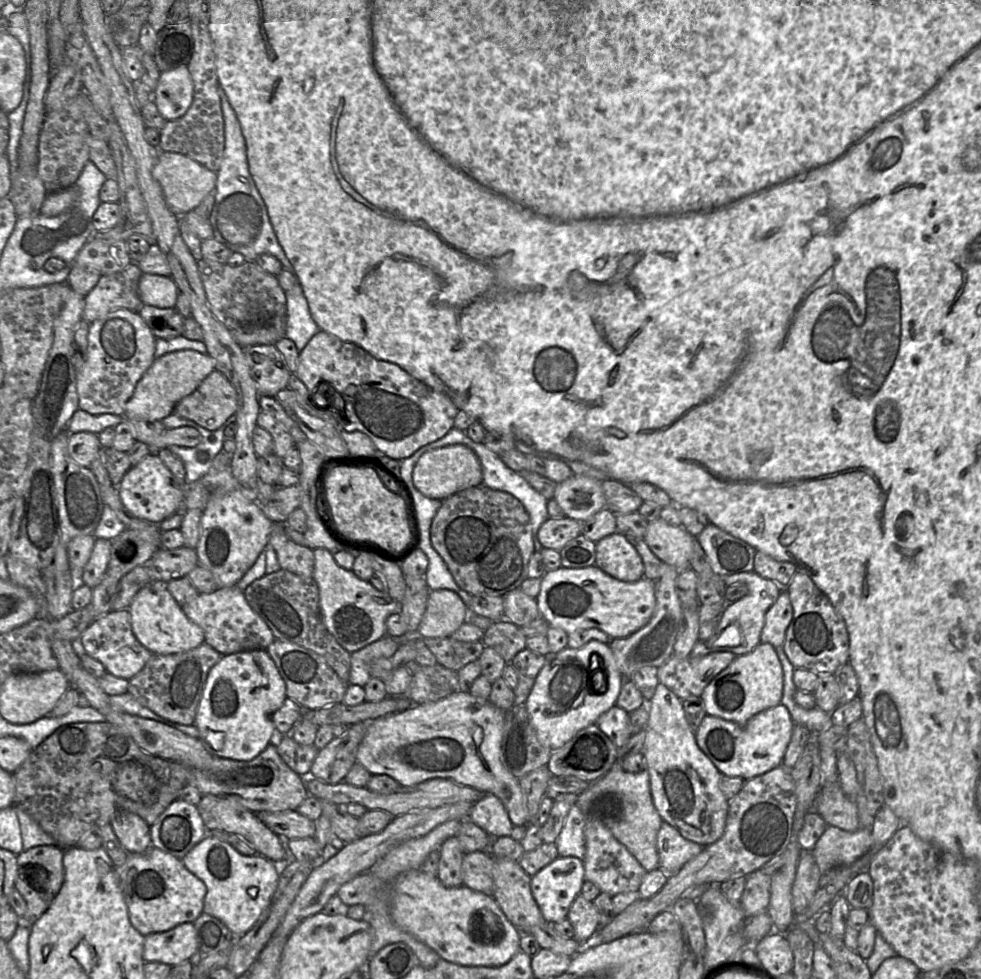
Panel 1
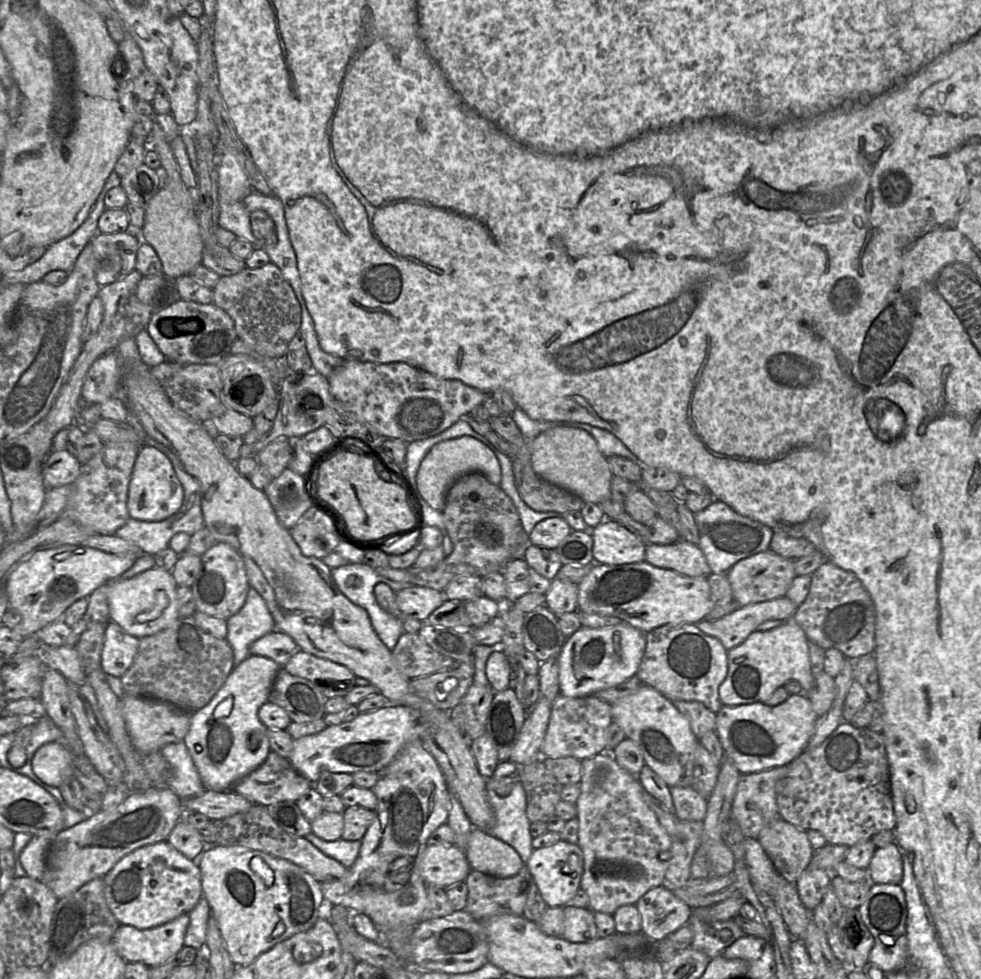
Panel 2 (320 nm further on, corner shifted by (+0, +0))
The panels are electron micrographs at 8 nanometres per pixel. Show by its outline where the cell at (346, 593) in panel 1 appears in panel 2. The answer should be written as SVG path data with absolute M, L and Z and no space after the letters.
M408 585L396 592L396 601L402 617L426 622L429 615L447 600L443 591Z

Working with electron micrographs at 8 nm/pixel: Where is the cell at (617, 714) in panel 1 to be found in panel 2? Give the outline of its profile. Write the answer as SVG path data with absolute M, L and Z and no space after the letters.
M558 694L551 706L549 723L539 755L550 758L570 756L582 761L607 753L607 732L612 722L612 704L594 695L567 697Z

